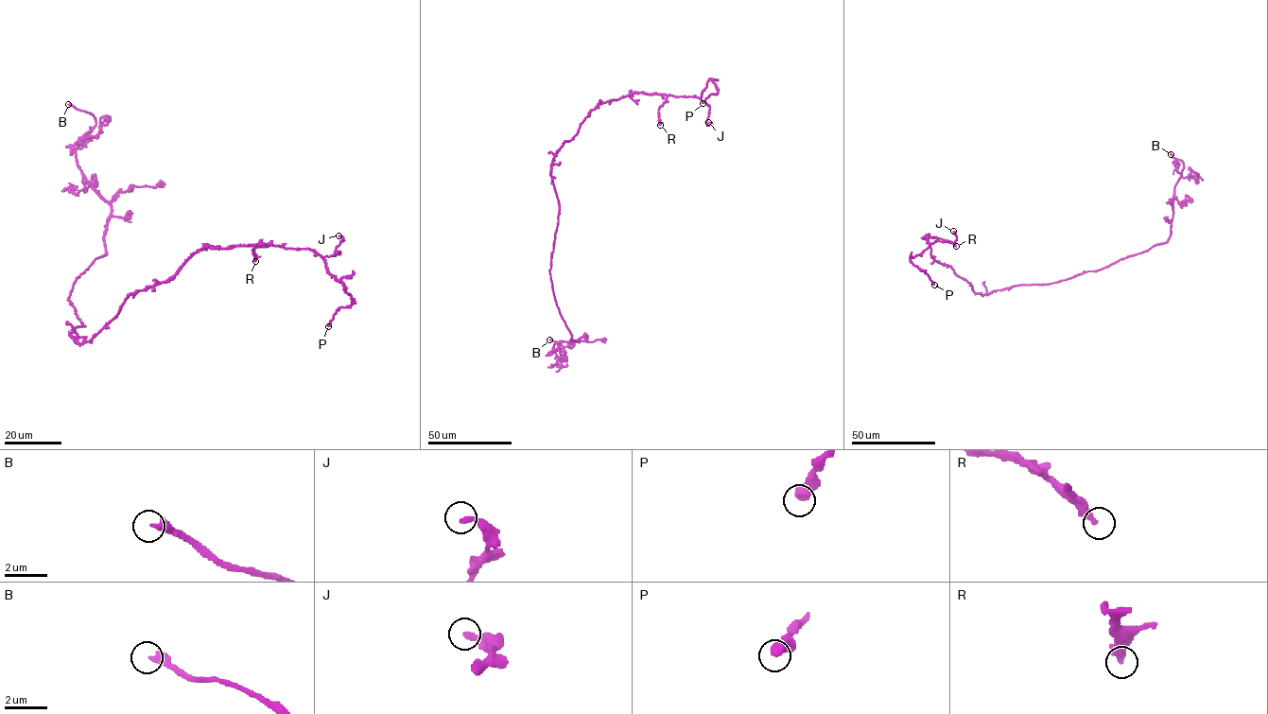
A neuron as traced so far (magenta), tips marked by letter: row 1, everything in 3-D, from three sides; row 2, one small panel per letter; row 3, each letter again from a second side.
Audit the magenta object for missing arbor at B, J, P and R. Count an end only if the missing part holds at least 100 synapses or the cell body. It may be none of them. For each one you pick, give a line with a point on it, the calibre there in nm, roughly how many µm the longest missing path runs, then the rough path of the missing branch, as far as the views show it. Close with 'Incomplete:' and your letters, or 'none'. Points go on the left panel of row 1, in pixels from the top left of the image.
B: (68, 104) | 380 nm | 8 µm | (68, 104), (66, 90), (62, 88)
Incomplete: B

